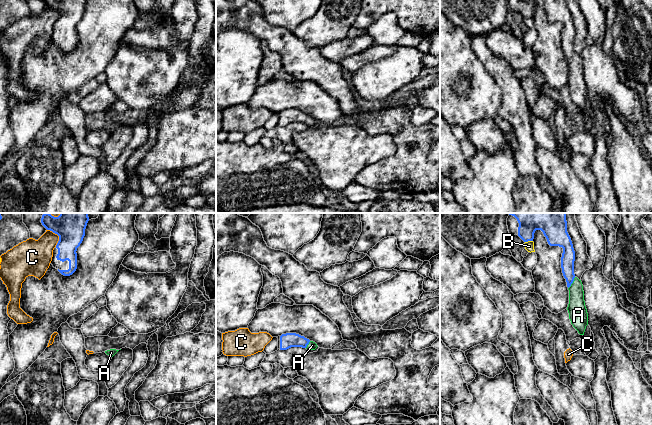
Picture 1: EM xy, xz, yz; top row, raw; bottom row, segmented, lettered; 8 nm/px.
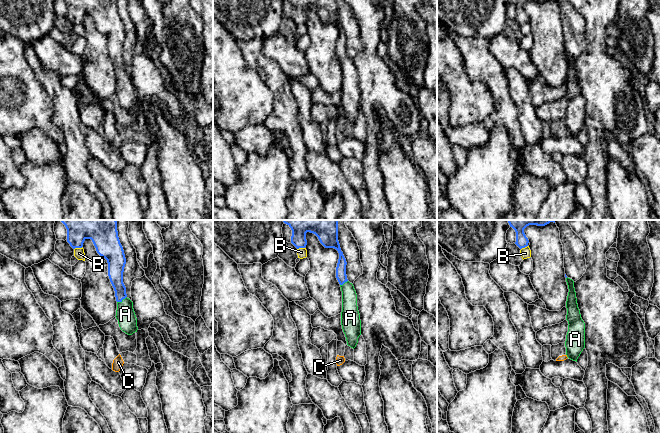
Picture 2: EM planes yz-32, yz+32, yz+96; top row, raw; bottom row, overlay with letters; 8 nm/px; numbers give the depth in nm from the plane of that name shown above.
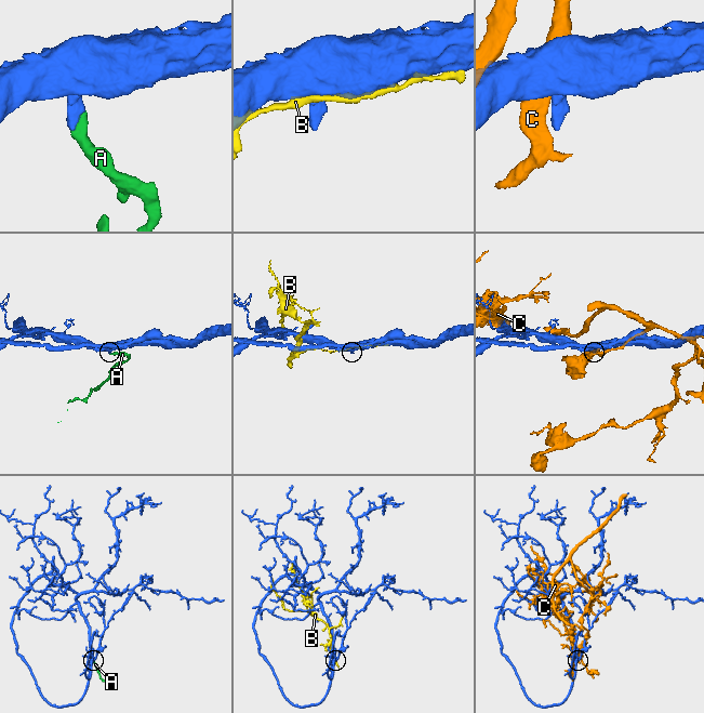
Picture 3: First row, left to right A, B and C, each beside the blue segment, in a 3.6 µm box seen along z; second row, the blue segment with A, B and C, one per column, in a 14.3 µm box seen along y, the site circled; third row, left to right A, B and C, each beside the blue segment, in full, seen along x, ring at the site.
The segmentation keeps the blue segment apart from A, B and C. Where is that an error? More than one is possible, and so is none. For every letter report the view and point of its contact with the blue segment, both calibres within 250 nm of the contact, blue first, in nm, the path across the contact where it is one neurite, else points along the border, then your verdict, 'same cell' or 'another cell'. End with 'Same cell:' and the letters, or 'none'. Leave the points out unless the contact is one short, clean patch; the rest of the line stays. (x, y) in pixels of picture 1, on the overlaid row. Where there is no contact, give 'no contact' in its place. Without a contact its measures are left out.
A: contact yz (572, 282); calibres 110 and 150 nm; way yz (568, 256), (568, 274), (572, 282), (576, 292), (576, 308); same cell
B: contact yz (528, 240); calibres 280 and 80 nm; another cell
C: contact xy (58, 235); calibres 240 and 260 nm; another cell
Same cell: A

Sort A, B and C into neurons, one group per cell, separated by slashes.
A / B / C

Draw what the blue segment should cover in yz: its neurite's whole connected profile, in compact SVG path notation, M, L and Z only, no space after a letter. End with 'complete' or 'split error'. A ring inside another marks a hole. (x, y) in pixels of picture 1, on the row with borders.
M509 213L518 223L518 236L524 241L533 241L536 230L541 230L550 246L563 248L561 268L569 290L567 307L569 319L580 335L588 325L588 313L584 301L581 280L574 274L575 251L567 232L566 213Z | split error

